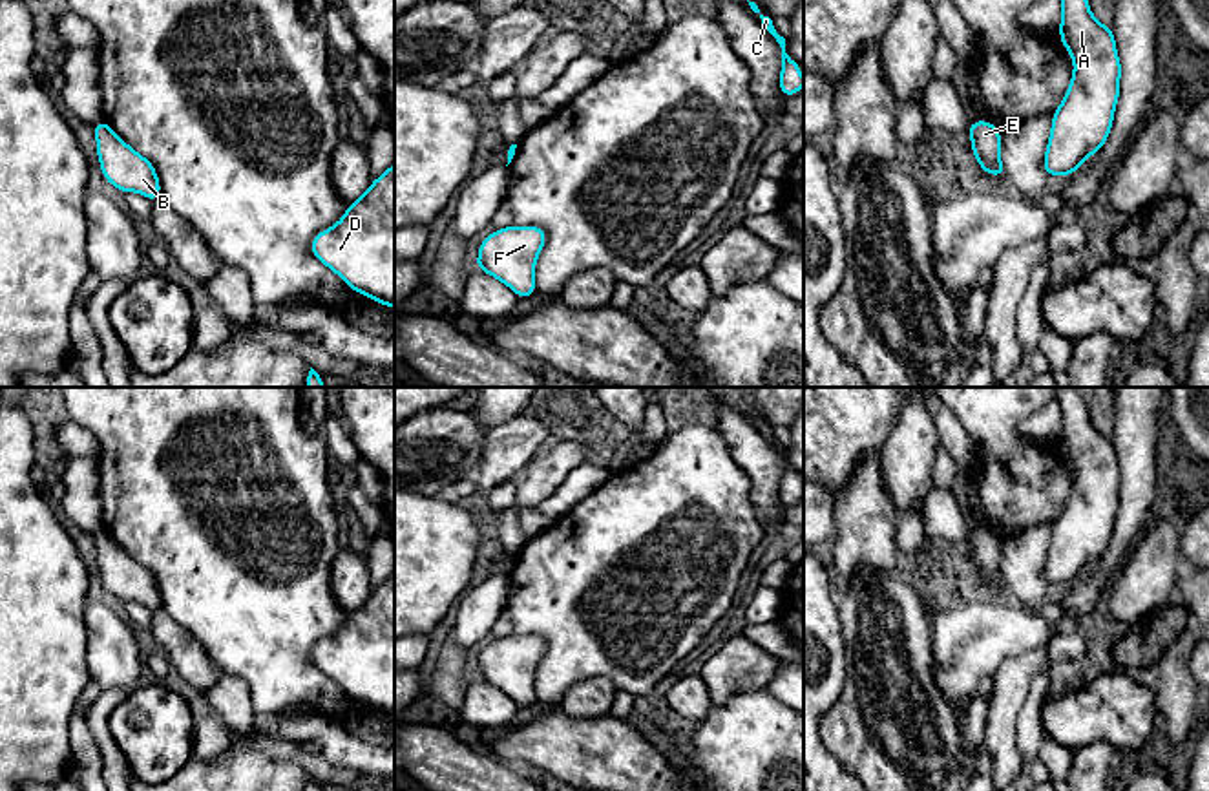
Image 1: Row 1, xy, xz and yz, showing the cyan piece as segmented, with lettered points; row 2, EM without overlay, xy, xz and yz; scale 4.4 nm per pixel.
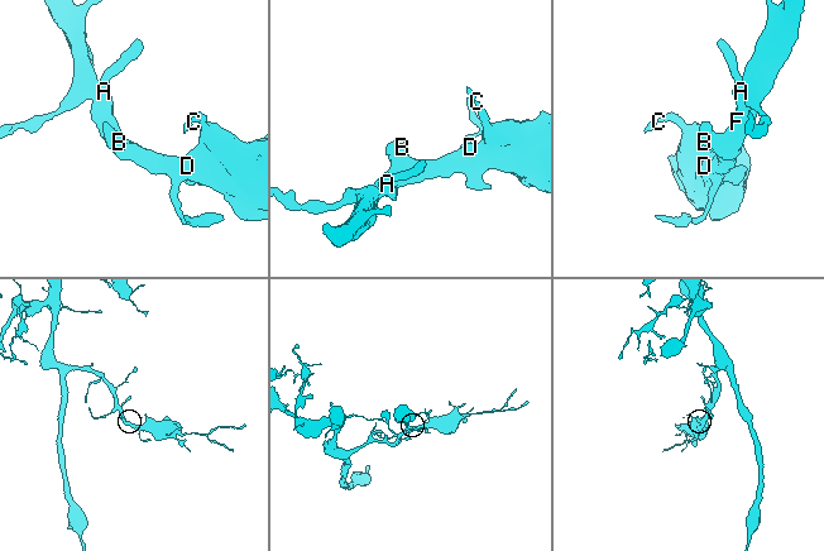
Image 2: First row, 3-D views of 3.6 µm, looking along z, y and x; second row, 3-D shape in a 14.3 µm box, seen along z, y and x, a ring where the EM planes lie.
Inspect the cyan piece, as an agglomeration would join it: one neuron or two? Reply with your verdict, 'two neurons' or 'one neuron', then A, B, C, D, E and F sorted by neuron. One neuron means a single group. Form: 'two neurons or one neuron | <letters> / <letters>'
one neuron | A B C D E F

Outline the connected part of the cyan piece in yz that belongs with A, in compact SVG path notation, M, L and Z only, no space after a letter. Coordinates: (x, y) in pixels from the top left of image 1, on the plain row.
M1056 387L1054 398L1063 417L1059 448L1074 468L1074 482L1054 521L1043 579L1046 586L1068 586L1107 552L1120 506L1121 473L1112 437L1094 427L1079 393Z

